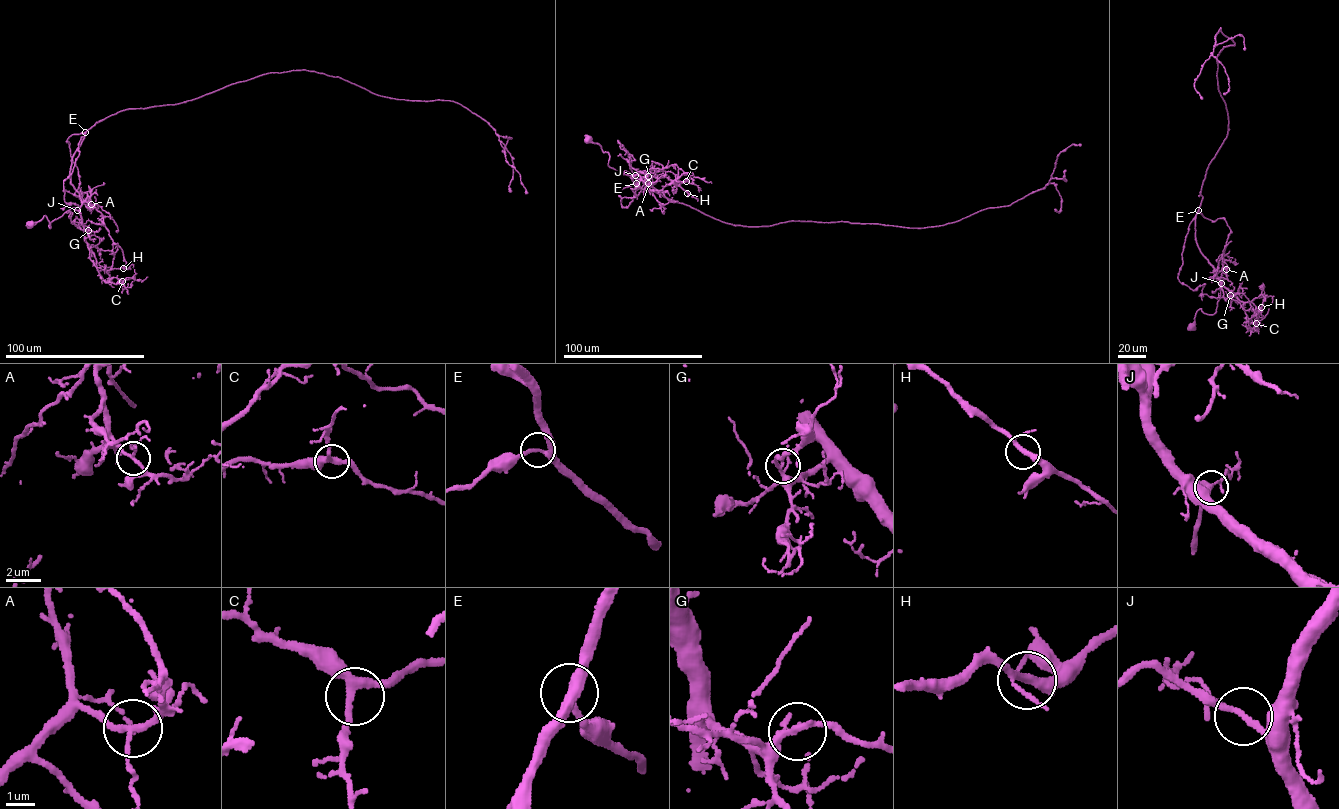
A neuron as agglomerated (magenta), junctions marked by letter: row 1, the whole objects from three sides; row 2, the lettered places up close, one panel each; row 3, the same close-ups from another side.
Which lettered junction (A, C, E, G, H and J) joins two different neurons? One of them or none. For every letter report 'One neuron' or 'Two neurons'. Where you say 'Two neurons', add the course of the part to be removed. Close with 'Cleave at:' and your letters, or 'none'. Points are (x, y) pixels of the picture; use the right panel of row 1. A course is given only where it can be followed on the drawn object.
A: One neuron
C: One neuron
E: One neuron
G: One neuron
H: One neuron
J: One neuron
Cleave at: none

